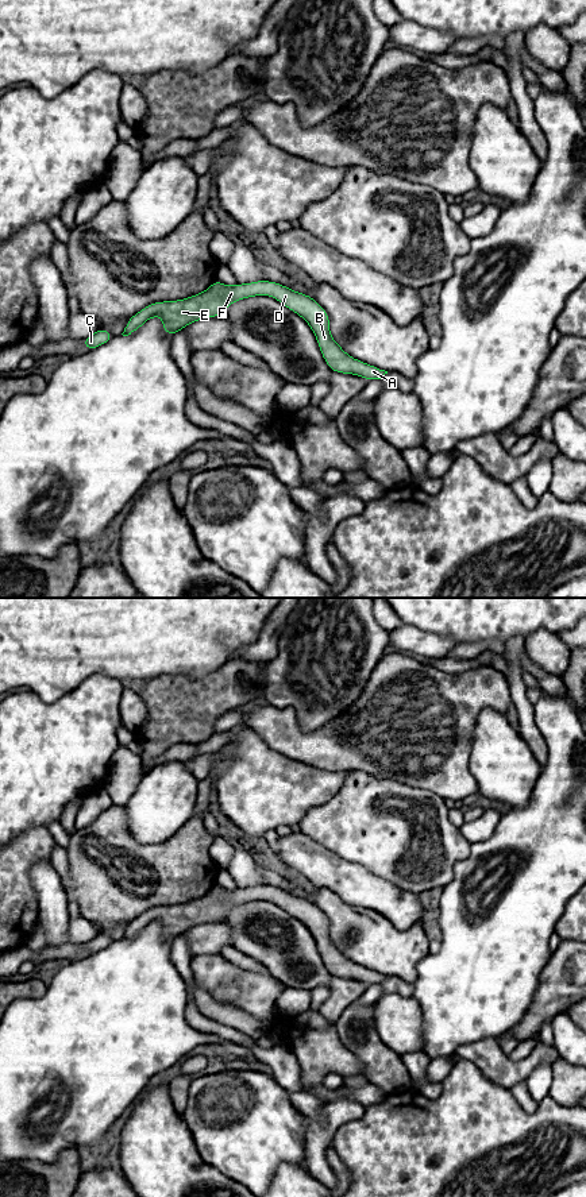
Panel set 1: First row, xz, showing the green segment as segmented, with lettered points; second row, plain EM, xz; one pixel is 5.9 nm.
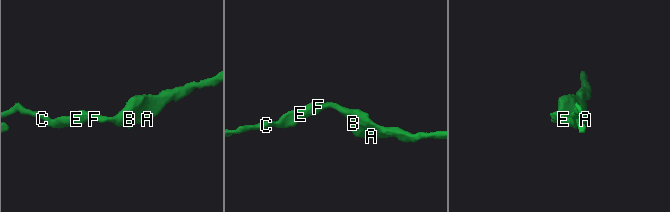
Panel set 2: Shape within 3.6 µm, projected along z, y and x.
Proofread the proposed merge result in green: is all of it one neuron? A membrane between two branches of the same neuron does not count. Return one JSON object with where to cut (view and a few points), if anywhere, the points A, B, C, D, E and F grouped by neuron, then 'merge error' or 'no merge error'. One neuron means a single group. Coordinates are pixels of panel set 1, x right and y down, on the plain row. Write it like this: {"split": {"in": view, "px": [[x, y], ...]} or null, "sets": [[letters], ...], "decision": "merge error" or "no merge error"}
{"split": null, "sets": [["A", "B", "C", "D", "E", "F"]], "decision": "no merge error"}

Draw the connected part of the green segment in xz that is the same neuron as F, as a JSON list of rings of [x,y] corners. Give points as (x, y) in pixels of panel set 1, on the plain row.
[[[216,884],[207,895],[196,900],[150,908],[130,922],[122,939],[134,938],[155,920],[162,923],[165,938],[174,939],[192,927],[220,920],[232,907],[255,900],[270,900],[302,922],[313,935],[320,957],[334,977],[352,978],[366,985],[381,984],[388,978],[343,955],[329,937],[328,918],[313,901],[266,884],[234,891]]]

